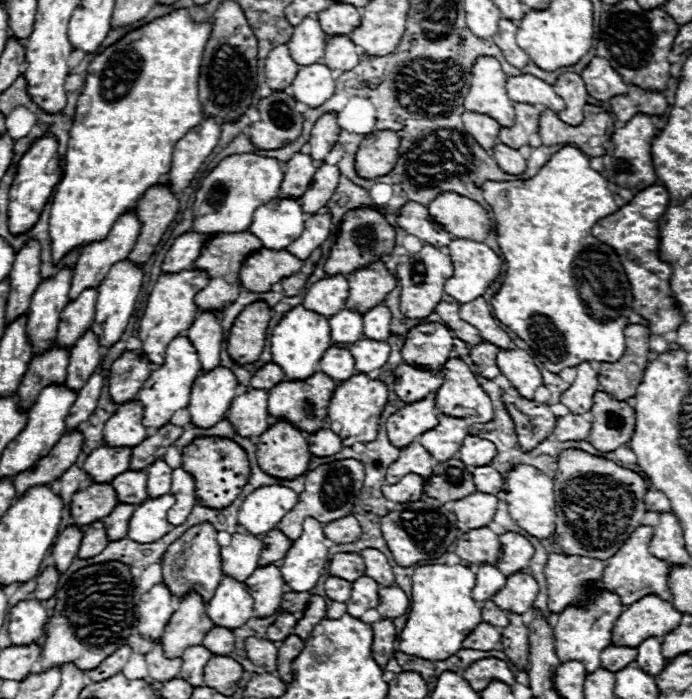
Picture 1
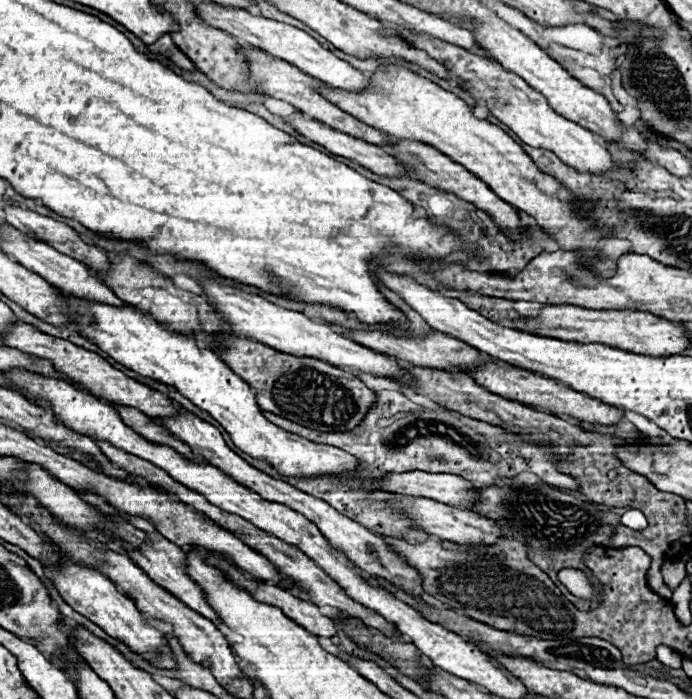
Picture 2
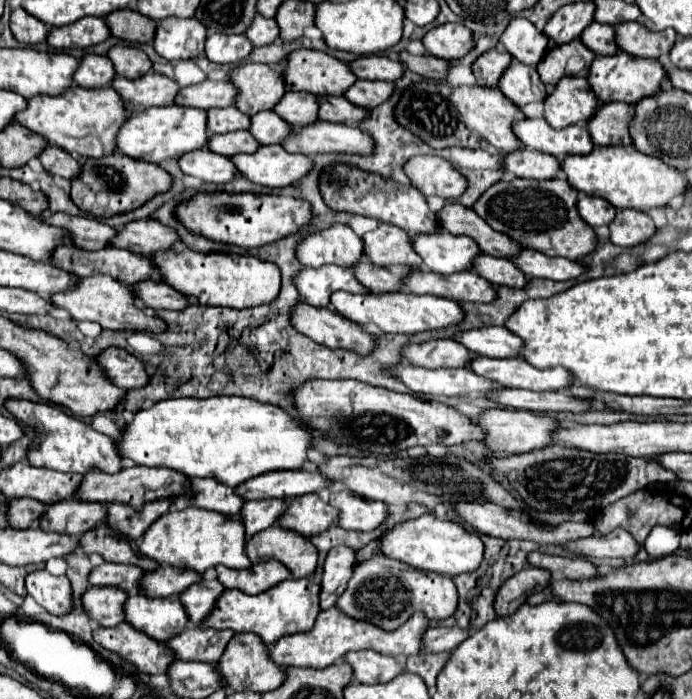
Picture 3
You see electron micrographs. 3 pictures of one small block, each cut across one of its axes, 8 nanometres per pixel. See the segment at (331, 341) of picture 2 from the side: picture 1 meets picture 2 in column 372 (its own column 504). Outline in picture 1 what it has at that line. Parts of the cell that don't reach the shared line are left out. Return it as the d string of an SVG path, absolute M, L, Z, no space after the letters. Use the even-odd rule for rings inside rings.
M500 350L496 364L500 372L512 382L512 386L518 388L518 392L522 392L526 398L534 398L536 388L544 384L538 366L526 350Z

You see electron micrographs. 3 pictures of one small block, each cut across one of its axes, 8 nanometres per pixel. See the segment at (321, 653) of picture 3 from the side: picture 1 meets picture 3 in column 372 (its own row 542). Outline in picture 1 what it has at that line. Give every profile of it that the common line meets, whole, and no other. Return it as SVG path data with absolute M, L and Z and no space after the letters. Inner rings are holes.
M650 526L636 528L632 532L632 536L622 544L622 548L610 560L604 562L606 568L604 568L604 574L602 574L602 580L600 580L602 588L616 592L624 606L630 606L630 604L638 602L642 596L648 596L648 594L662 596L662 600L672 600L672 592L668 588L670 566L662 560L656 560L650 554L648 548L650 548L652 536L654 536L654 530Z

